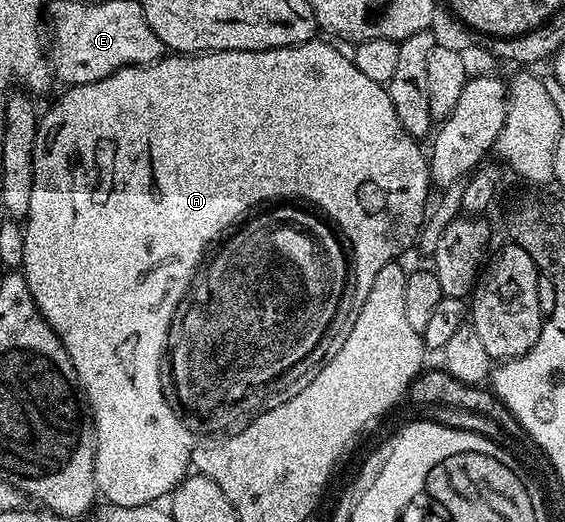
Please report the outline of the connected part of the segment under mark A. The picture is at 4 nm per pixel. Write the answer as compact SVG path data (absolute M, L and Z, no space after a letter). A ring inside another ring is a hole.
M315 38L303 44L294 44L291 48L269 48L259 52L204 52L201 54L166 54L162 59L154 64L136 64L132 68L121 68L116 70L108 78L100 78L100 82L91 84L76 84L65 89L66 93L51 106L47 112L41 113L38 122L38 133L36 134L36 146L34 147L34 185L32 186L32 202L28 206L28 214L24 221L26 233L22 236L22 265L20 271L28 282L28 290L40 310L40 314L52 326L52 330L60 338L64 350L68 350L68 358L72 358L72 366L78 375L78 382L81 391L84 393L85 403L94 421L94 483L103 501L115 504L116 506L140 506L141 504L152 504L169 497L174 489L186 479L191 471L190 455L196 443L196 437L190 433L190 428L185 424L187 421L176 411L175 405L169 399L162 400L162 376L164 380L164 346L170 342L170 317L176 310L178 301L190 283L194 281L196 266L202 261L202 249L206 248L206 239L210 236L219 236L226 228L227 224L234 223L235 219L242 216L252 206L256 206L259 200L276 198L277 196L299 196L308 202L316 202L326 213L331 221L336 225L337 231L348 241L349 251L352 253L352 292L354 288L355 309L364 306L368 298L368 290L372 290L372 281L376 279L378 271L389 264L397 261L399 254L404 250L415 247L418 233L422 231L423 223L428 215L428 203L426 199L430 196L432 181L430 179L430 161L424 148L421 148L419 141L400 126L400 118L396 118L396 109L392 107L392 98L389 91L383 85L372 82L360 70L356 70L353 59L346 56L338 48L333 48L330 44L325 44L321 38Z

